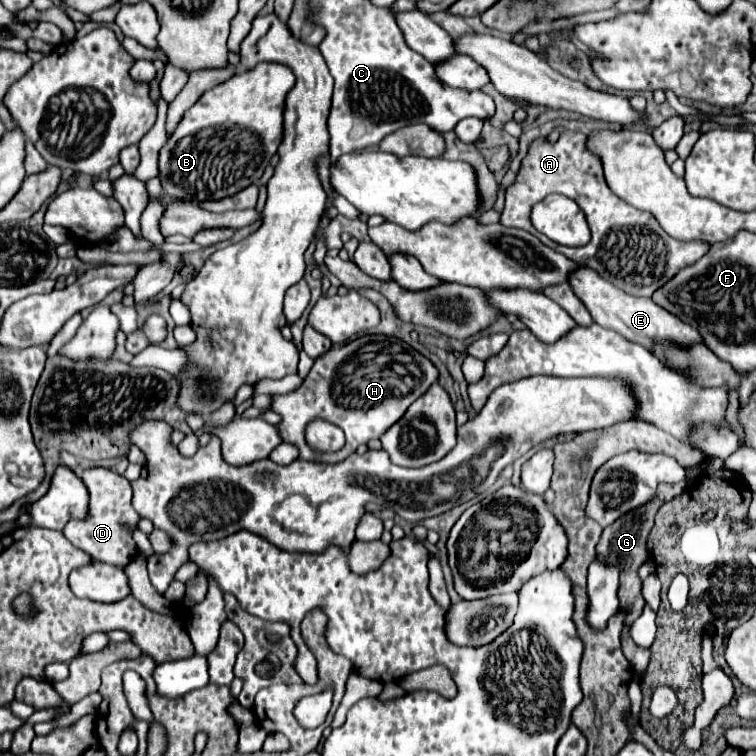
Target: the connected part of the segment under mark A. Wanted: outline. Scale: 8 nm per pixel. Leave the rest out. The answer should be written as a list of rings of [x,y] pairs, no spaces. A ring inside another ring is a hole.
[[[563,127],[557,131],[557,143],[531,143],[515,183],[507,187],[505,209],[501,213],[501,223],[505,227],[517,227],[529,231],[535,237],[541,237],[541,233],[535,231],[535,227],[529,223],[531,205],[549,193],[561,193],[575,199],[591,227],[591,241],[583,247],[561,247],[559,253],[567,255],[579,265],[591,267],[603,279],[635,297],[651,297],[651,293],[663,287],[679,269],[695,263],[709,251],[709,243],[679,243],[679,239],[671,239],[651,213],[639,211],[621,201],[607,187],[599,157],[585,149],[587,137]]]

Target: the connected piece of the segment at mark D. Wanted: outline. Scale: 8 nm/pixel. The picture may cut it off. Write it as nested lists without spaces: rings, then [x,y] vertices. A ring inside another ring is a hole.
[[[105,467],[85,469],[81,479],[91,493],[89,513],[87,513],[87,519],[71,519],[71,523],[65,525],[63,533],[75,547],[87,551],[95,561],[125,567],[137,555],[137,545],[131,539],[129,529],[125,529],[123,525],[127,523],[129,527],[135,527],[135,523],[139,521],[139,513],[131,507],[131,495],[133,495],[131,483],[125,477]]]

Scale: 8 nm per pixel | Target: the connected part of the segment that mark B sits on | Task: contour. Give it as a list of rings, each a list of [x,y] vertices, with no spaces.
[[[259,63],[257,69],[241,71],[201,95],[159,151],[163,193],[175,199],[205,201],[235,195],[257,183],[281,143],[285,95],[293,85],[295,75],[289,67]]]

